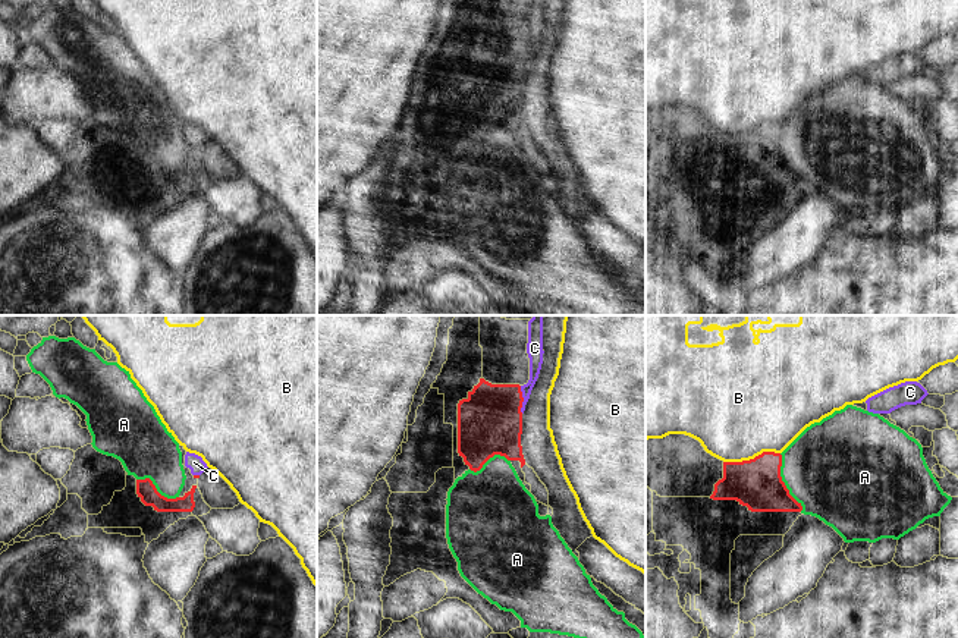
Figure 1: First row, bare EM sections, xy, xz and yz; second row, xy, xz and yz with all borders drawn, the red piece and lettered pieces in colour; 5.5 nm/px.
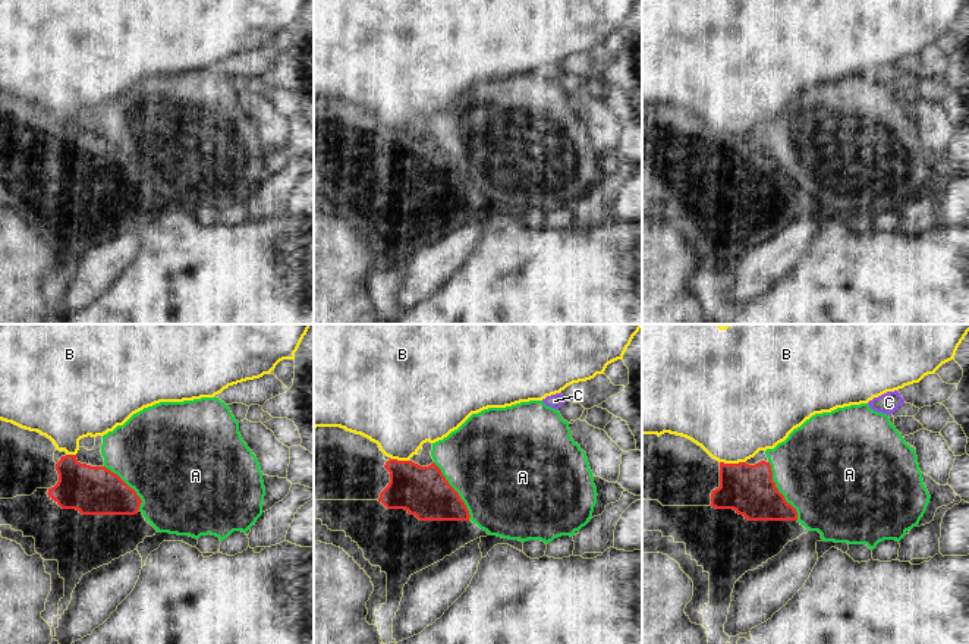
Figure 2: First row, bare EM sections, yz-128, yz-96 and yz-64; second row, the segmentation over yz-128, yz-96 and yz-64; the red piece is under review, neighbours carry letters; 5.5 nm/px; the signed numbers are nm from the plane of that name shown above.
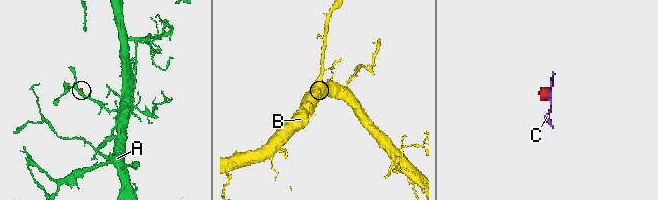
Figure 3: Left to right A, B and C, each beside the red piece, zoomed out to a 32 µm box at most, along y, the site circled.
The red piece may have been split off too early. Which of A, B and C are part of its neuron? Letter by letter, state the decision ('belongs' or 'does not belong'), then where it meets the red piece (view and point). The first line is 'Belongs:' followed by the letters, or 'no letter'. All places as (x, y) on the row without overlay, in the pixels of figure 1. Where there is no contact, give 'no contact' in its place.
Belongs: A
A: belongs | yz (784, 154)
B: does not belong | yz (751, 131)
C: does not belong | xz (523, 71)

